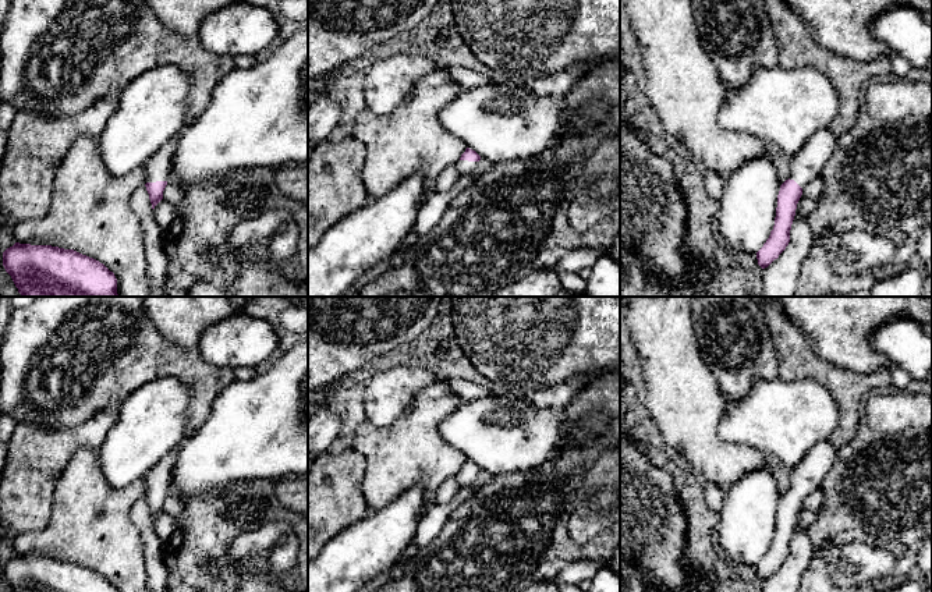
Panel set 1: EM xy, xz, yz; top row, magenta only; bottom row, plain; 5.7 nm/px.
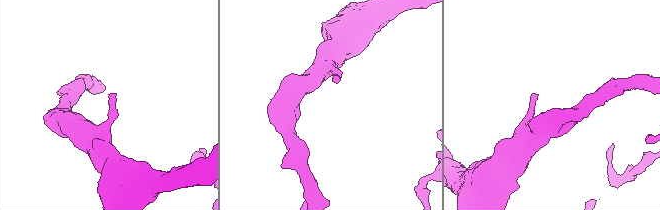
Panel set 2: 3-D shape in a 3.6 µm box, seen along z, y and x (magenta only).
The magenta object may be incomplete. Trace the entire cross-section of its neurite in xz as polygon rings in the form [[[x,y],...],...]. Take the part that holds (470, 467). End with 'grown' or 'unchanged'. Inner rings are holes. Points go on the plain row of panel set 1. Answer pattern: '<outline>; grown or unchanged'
[[[467,460],[460,472],[456,475],[458,489],[469,486],[478,478],[479,472],[481,468],[475,462]]]; grown

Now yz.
[[[828,440],[819,442],[804,455],[798,465],[787,469],[791,485],[780,497],[775,538],[763,559],[756,564],[758,577],[762,581],[777,571],[789,557],[790,542],[802,500],[819,489],[834,462],[836,450]]]; grown

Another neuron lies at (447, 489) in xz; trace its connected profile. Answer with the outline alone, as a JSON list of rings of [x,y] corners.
[[[450,476],[437,488],[435,496],[435,504],[442,506],[449,503],[457,492],[458,492],[458,485],[456,482],[456,476]]]

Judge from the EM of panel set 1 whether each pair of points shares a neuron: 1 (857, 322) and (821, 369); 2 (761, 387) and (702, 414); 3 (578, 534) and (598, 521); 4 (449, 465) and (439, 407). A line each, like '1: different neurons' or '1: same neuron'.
1: different neurons
2: different neurons
3: same neuron
4: same neuron

